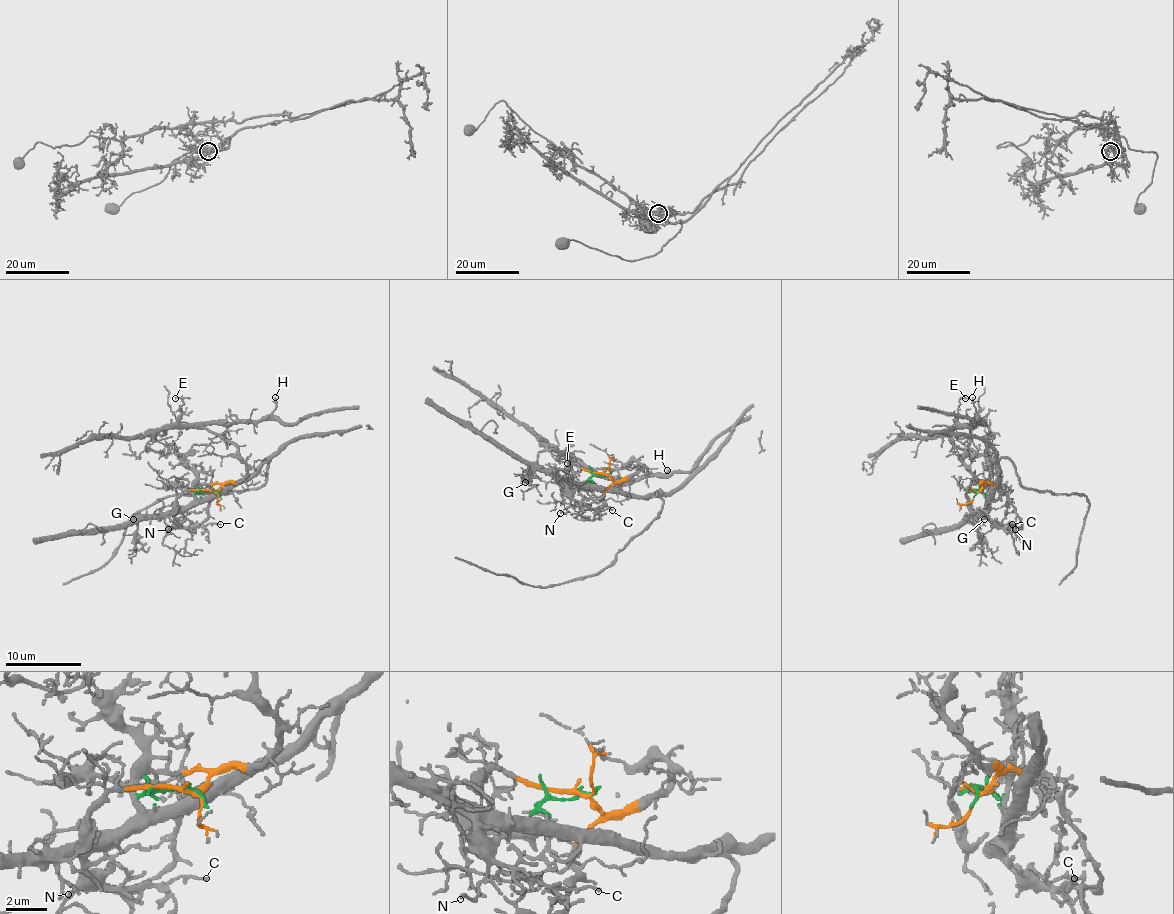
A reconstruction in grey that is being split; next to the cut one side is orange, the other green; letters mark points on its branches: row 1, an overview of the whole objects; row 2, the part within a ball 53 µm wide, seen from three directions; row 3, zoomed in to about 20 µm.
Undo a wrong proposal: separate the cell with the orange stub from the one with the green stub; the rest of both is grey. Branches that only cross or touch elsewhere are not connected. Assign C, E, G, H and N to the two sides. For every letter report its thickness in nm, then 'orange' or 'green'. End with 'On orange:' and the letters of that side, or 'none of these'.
C: 120 nm thick; green
E: 120 nm thick; orange
G: 150 nm thick; green
H: 190 nm thick; orange
N: 90 nm thick; green
On orange: E, H

